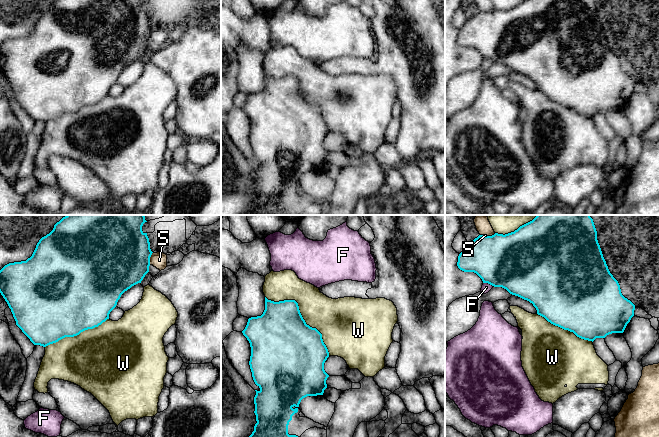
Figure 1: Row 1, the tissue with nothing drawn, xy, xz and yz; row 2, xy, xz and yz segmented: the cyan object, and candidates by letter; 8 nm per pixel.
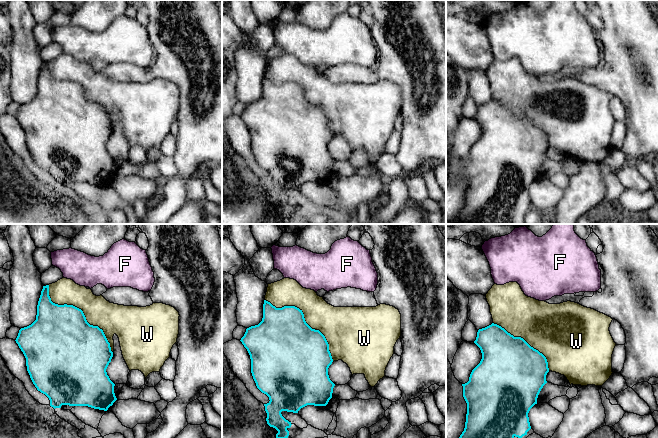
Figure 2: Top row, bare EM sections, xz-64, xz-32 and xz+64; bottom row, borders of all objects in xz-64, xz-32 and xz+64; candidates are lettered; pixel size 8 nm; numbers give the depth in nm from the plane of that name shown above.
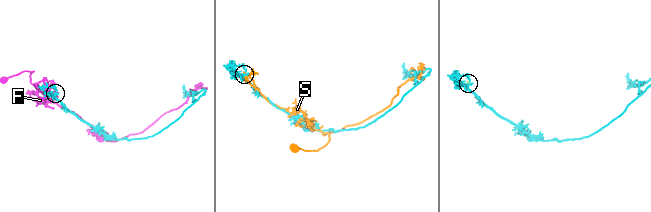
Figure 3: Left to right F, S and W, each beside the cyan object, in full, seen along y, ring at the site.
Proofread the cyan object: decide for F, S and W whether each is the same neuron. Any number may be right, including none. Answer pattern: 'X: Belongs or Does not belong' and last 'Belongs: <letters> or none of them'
F: Does not belong
S: Does not belong
W: Does not belong
Belongs: none of them

